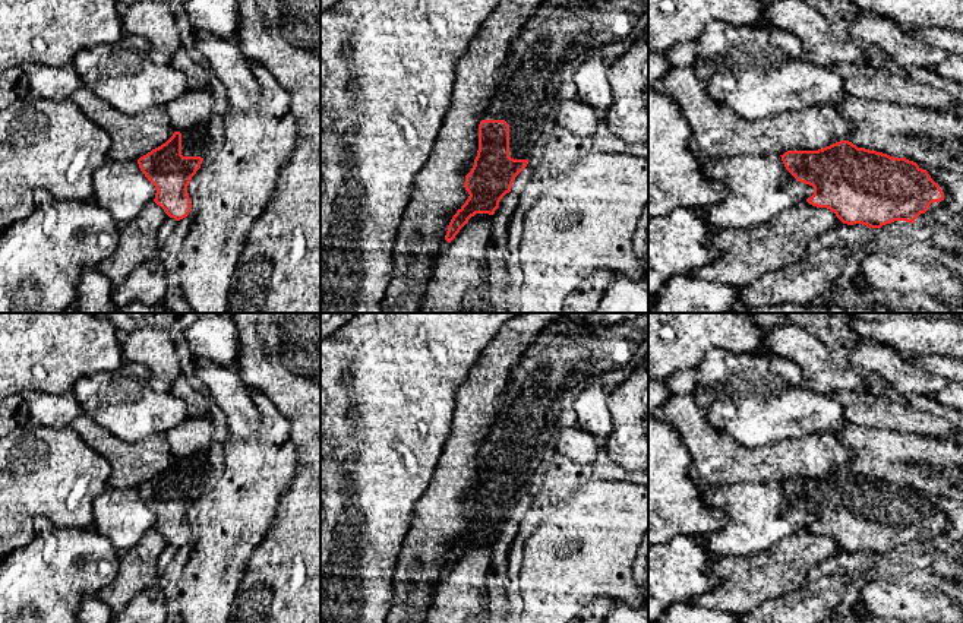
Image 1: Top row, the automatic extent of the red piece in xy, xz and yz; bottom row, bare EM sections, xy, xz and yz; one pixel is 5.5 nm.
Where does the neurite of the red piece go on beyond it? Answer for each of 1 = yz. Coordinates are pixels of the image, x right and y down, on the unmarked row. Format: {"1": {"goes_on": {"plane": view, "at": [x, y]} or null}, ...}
{"1": {"goes_on": null}}

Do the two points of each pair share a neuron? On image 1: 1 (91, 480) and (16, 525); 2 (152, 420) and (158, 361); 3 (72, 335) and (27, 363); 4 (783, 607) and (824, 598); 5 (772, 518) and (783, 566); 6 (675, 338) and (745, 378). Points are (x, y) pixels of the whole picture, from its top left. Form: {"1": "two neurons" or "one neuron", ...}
{"1": "one neuron", "2": "two neurons", "3": "one neuron", "4": "one neuron", "5": "two neurons", "6": "two neurons"}

